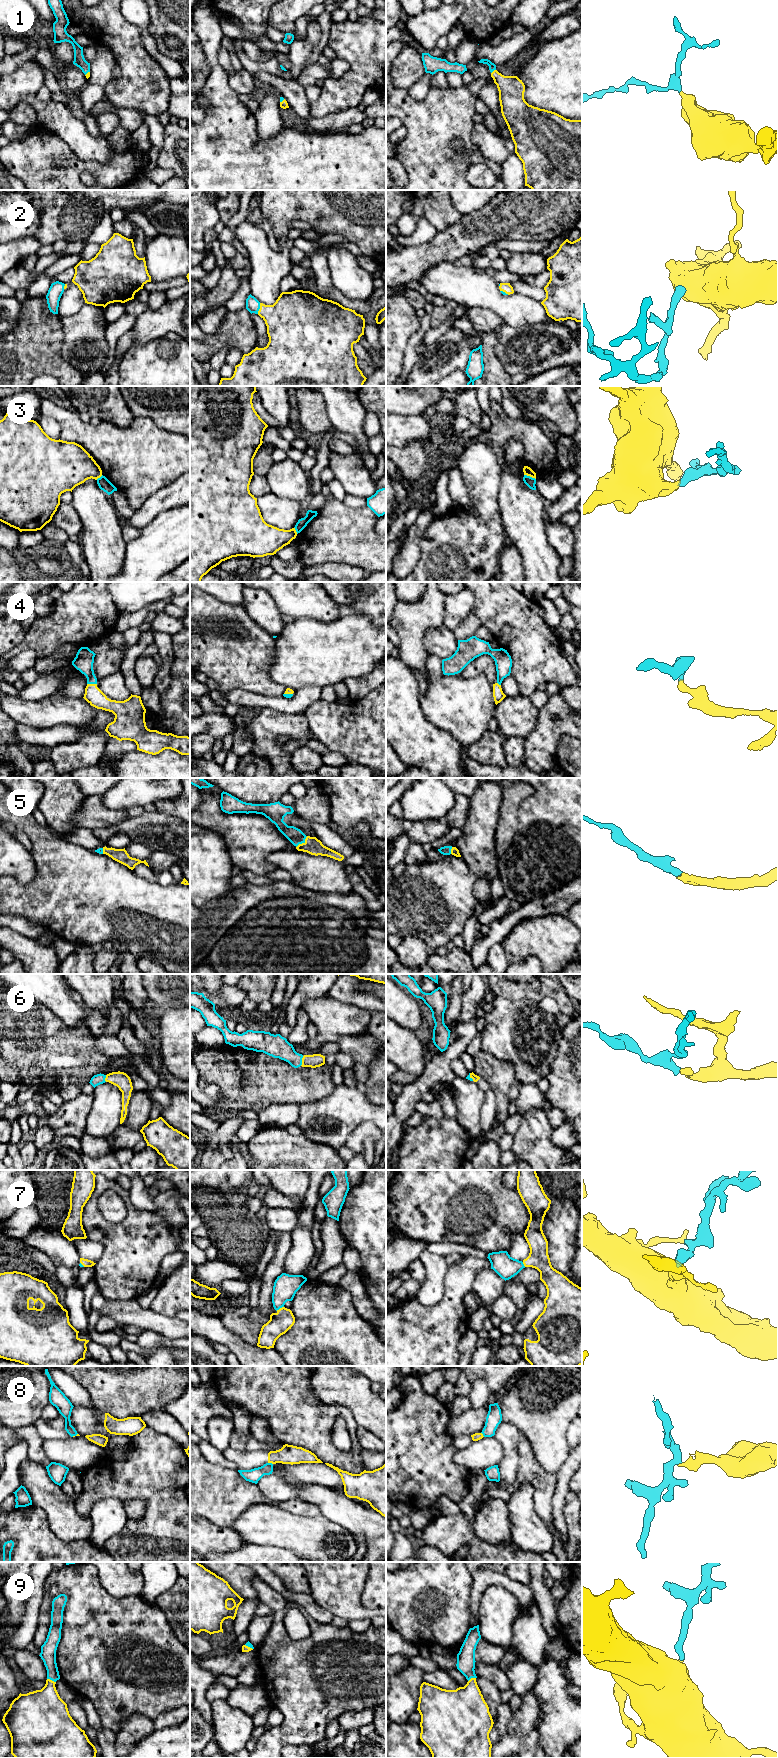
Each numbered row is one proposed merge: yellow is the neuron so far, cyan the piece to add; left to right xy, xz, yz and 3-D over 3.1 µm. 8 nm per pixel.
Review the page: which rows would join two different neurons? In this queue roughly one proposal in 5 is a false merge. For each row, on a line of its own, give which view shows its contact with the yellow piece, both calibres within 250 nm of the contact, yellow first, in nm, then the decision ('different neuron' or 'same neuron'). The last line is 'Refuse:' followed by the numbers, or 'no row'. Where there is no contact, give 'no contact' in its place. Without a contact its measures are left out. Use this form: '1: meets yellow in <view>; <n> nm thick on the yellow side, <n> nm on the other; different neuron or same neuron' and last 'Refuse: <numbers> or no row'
1: meets yellow in yz; 220 nm thick on the yellow side, 60 nm on the other; same neuron
2: meets yellow in xz; 360 nm thick on the yellow side, 110 nm on the other; same neuron
3: meets yellow in yz; 70 nm thick on the yellow side, 80 nm on the other; different neuron
4: meets yellow in xy; 140 nm thick on the yellow side, 150 nm on the other; same neuron
5: meets yellow in xz; 140 nm thick on the yellow side, 120 nm on the other; same neuron
6: meets yellow in xz; 110 nm thick on the yellow side, 180 nm on the other; same neuron
7: meets yellow in xz; 170 nm thick on the yellow side, 190 nm on the other; same neuron
8: meets yellow in xz; 160 nm thick on the yellow side, 110 nm on the other; different neuron
9: meets yellow in xy; 340 nm thick on the yellow side, 130 nm on the other; same neuron
Refuse: 3, 8

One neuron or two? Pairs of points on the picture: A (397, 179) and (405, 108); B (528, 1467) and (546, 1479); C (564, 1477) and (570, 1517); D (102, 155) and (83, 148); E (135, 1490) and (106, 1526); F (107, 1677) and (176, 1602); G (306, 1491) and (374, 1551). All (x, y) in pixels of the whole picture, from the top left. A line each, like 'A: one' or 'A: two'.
A: two
B: one
C: two
D: one
E: two
F: two
G: one

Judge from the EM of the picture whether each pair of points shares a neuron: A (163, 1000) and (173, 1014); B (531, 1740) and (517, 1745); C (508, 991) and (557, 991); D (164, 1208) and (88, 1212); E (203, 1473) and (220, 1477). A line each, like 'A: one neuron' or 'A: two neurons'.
A: two neurons
B: one neuron
C: one neuron
D: two neurons
E: one neuron

